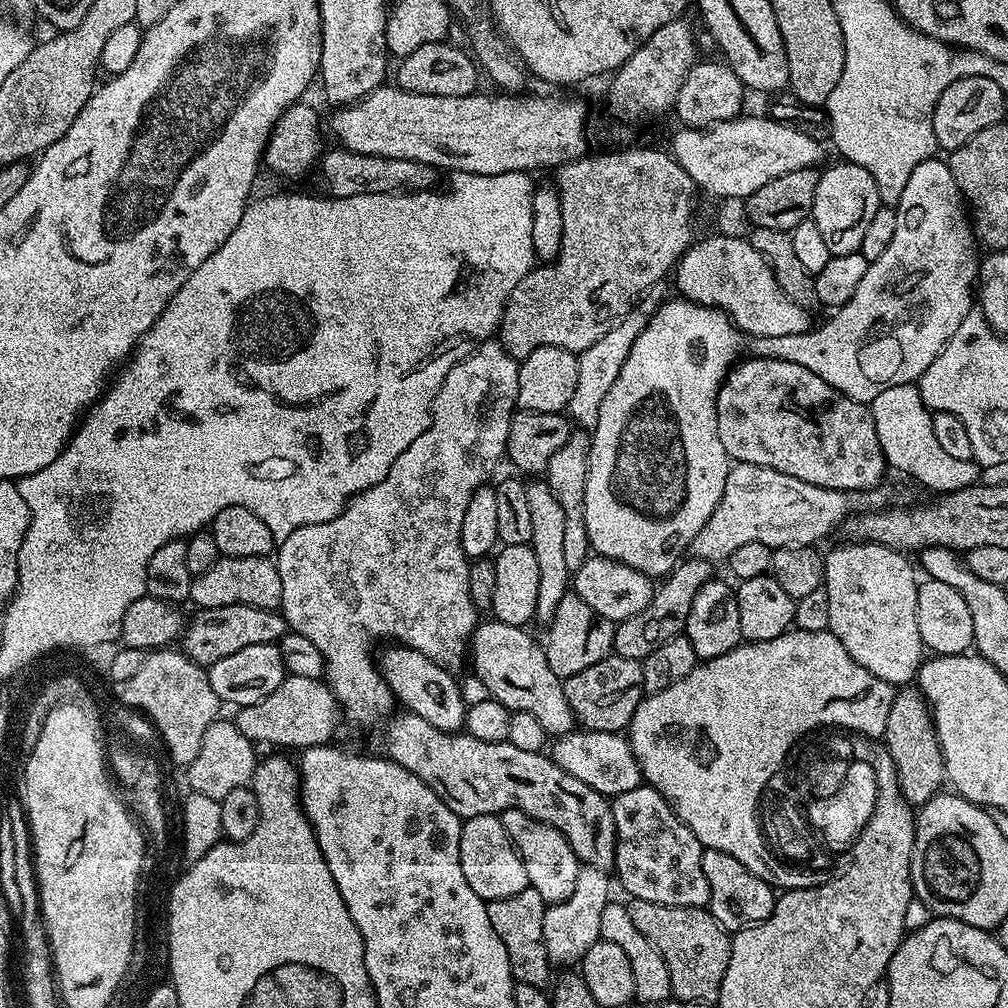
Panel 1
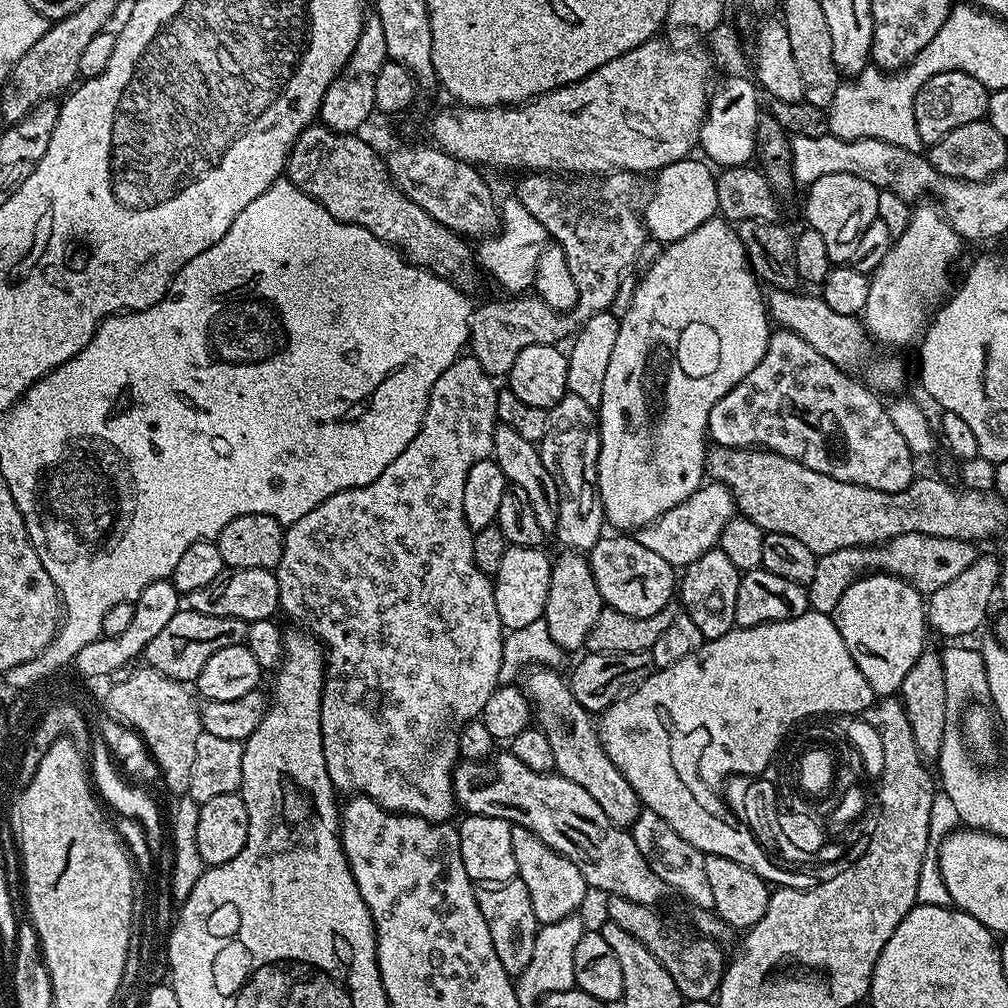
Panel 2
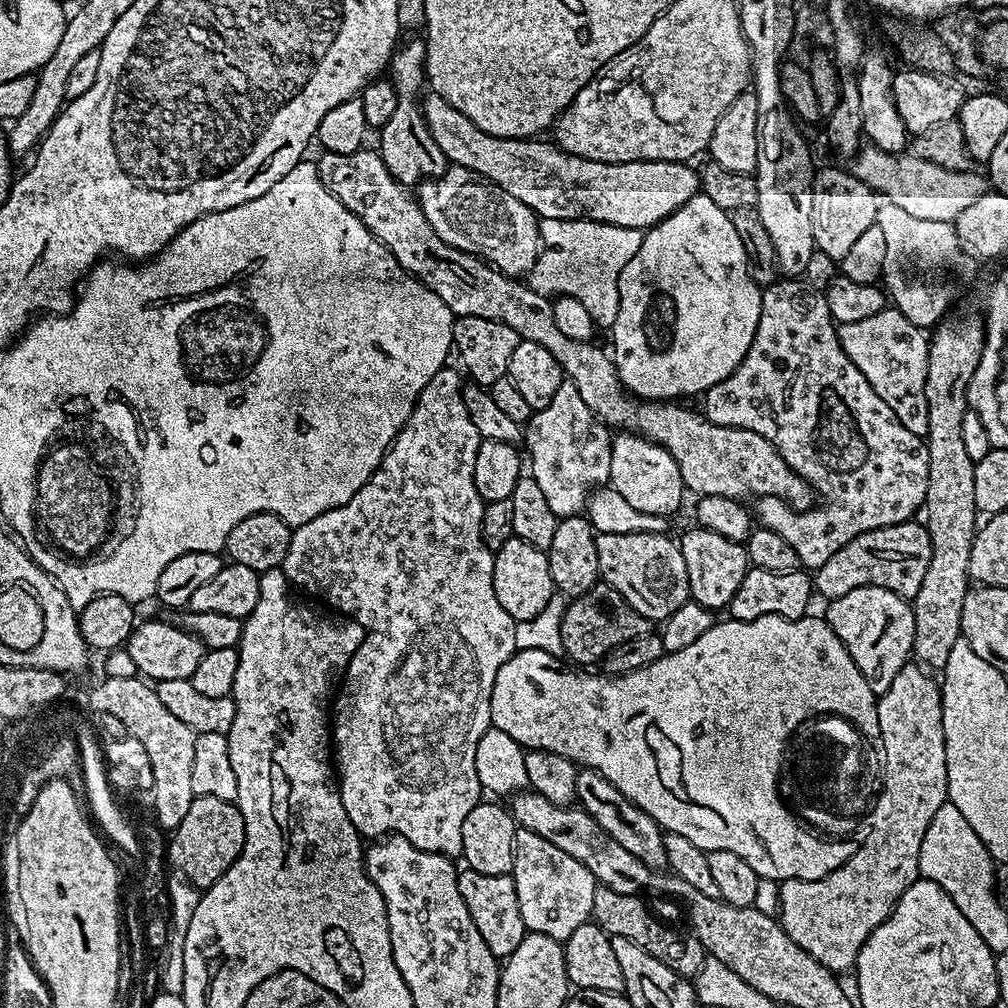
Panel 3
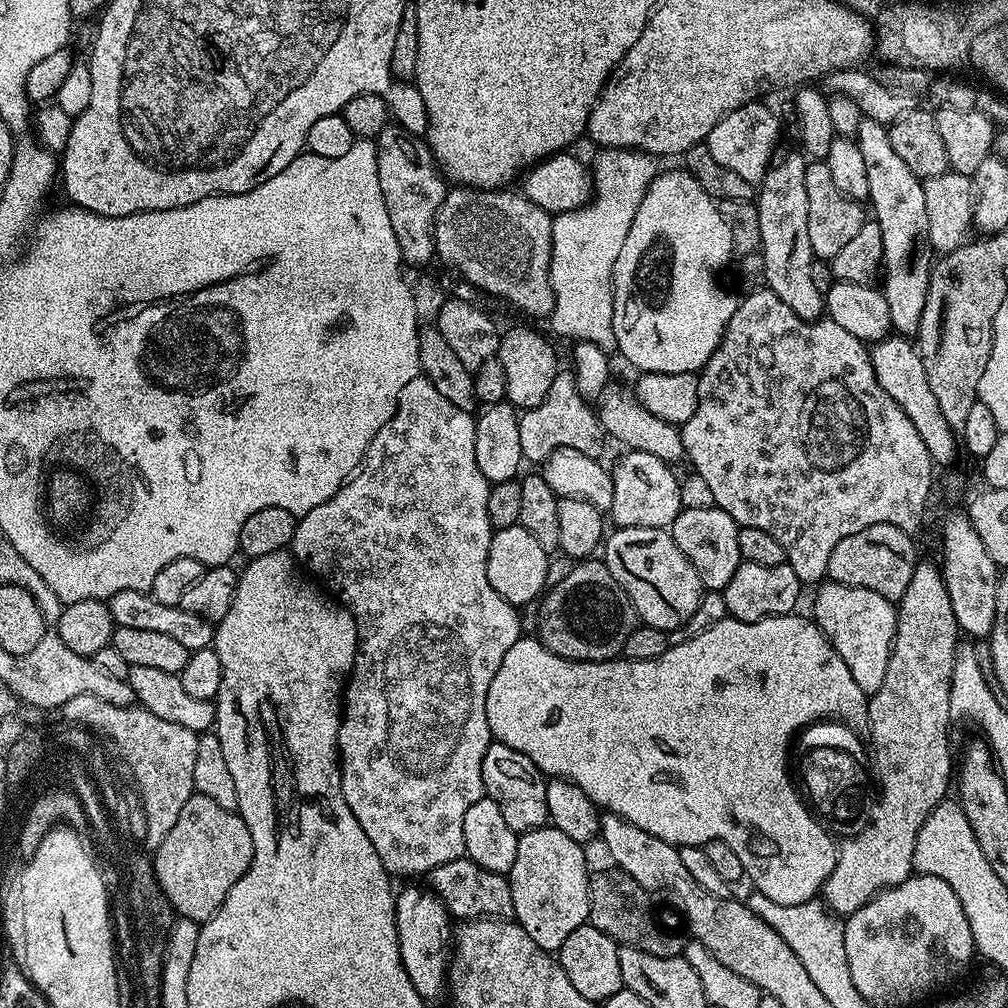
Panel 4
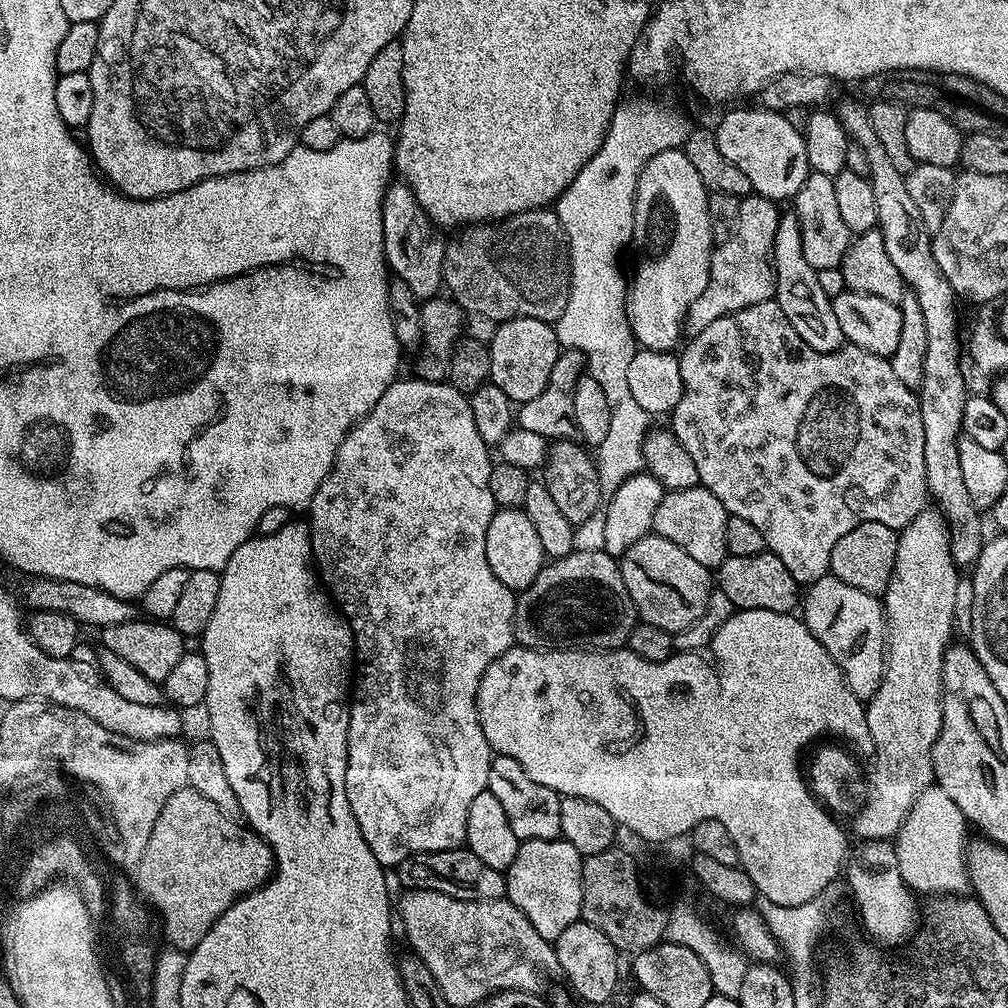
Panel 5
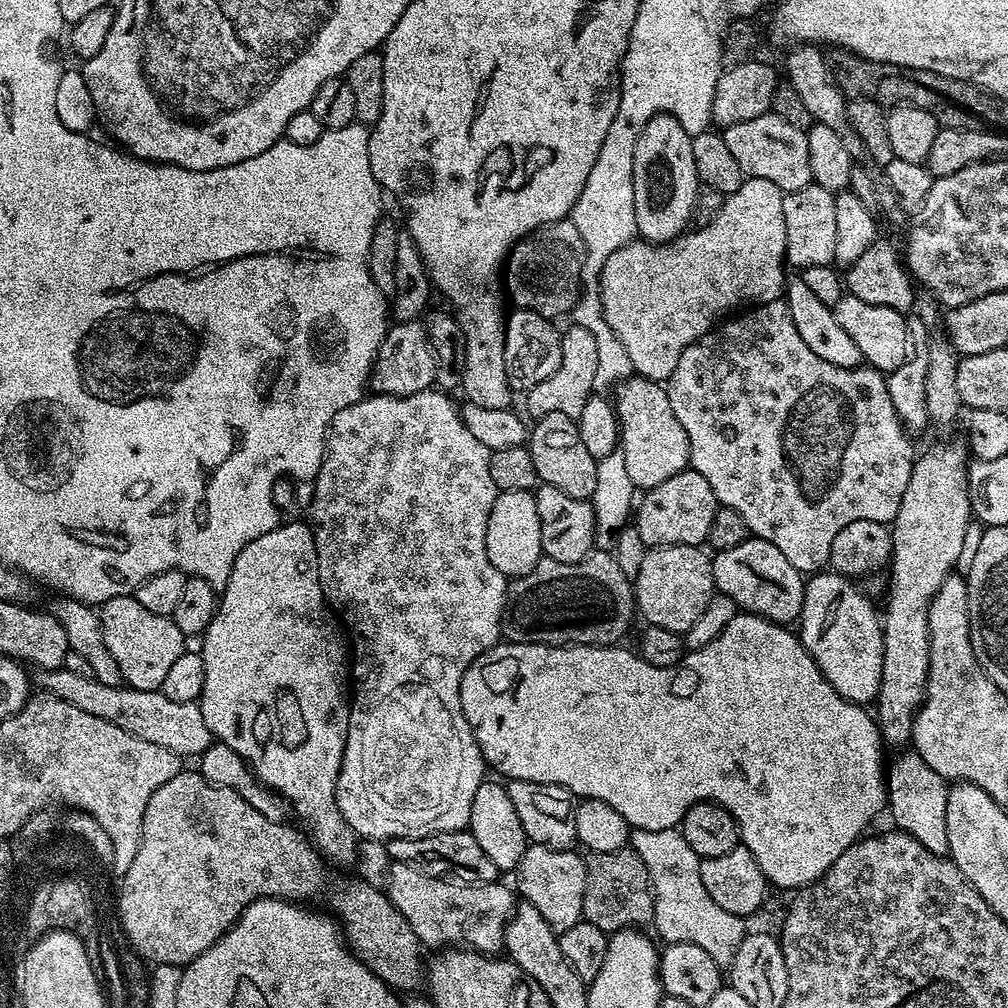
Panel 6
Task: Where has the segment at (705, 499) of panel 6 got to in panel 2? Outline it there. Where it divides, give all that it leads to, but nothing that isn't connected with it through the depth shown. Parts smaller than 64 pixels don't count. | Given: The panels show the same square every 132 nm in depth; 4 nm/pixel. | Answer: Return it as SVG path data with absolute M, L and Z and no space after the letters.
M718 546L711 548L706 554L702 554L702 558L690 562L683 569L678 580L678 600L684 603L683 611L694 618L705 640L722 638L722 634L734 627L734 598L738 598L741 575L734 562L730 562L730 558L726 558L726 554L722 554Z

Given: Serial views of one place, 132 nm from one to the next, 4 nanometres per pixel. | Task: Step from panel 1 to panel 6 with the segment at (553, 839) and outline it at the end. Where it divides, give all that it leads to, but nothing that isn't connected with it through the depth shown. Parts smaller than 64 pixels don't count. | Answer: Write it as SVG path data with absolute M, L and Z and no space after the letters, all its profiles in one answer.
M529 843L520 863L514 869L514 888L522 895L523 903L534 906L542 918L559 934L570 930L584 915L584 895L586 894L586 866L584 856L576 850L550 850L541 844Z

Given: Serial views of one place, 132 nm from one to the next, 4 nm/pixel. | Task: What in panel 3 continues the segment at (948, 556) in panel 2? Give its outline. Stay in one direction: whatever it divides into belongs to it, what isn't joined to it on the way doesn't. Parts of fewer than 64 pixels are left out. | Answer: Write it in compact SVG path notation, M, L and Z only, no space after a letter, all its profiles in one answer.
M915 519L904 520L900 524L866 530L858 534L858 538L850 538L842 550L826 558L826 562L815 569L815 591L819 595L821 592L823 599L829 601L842 598L842 594L850 594L850 590L878 586L898 594L904 600L912 601L922 586L922 578L926 578L926 569L932 557L927 527L923 523L916 523Z

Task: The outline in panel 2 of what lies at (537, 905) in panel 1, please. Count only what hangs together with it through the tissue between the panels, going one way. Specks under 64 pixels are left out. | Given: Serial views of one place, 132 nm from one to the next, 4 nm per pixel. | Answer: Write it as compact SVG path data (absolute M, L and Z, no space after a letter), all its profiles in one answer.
M517 878L501 884L481 884L476 888L476 901L478 910L482 910L482 918L486 918L490 942L494 942L494 951L502 961L506 974L513 978L520 976L522 970L530 966L530 954L534 954L534 938L538 927L526 882Z

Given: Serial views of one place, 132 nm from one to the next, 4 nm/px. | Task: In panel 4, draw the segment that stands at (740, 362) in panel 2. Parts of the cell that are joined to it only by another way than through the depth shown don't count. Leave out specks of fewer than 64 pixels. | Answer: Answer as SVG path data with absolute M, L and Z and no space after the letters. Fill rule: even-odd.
M683 167L669 172L657 171L648 183L642 206L630 222L630 234L622 242L618 262L612 275L614 302L615 351L621 352L637 369L637 373L699 373L722 342L726 326L736 310L737 297L732 297L720 281L720 271L734 260L730 226L722 218L720 206ZM645 452L623 453L625 456L611 469L614 482L614 502L610 509L610 520L616 528L650 526L671 529L674 518L680 513L680 480L664 461Z

